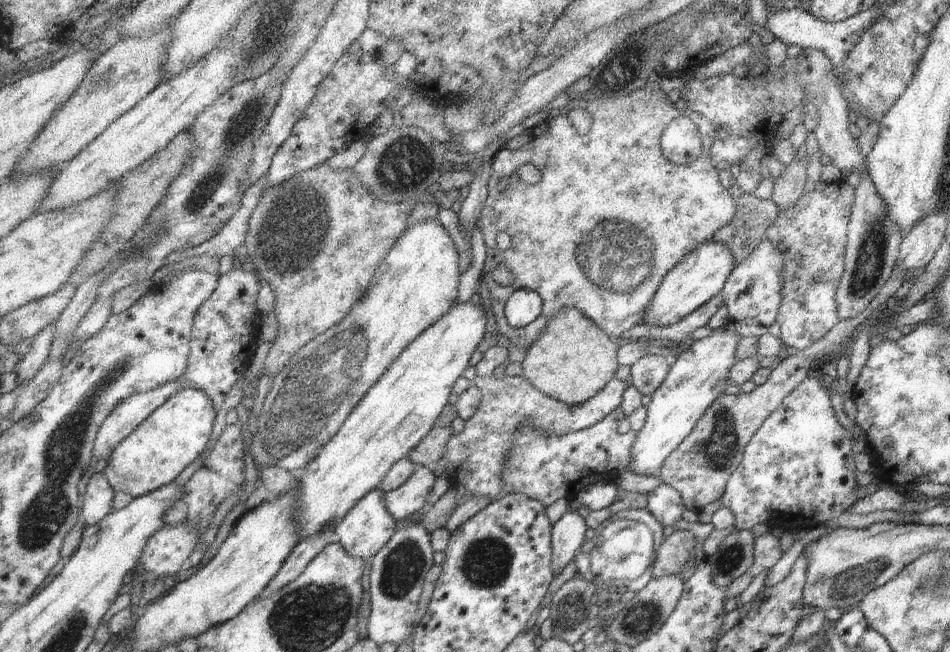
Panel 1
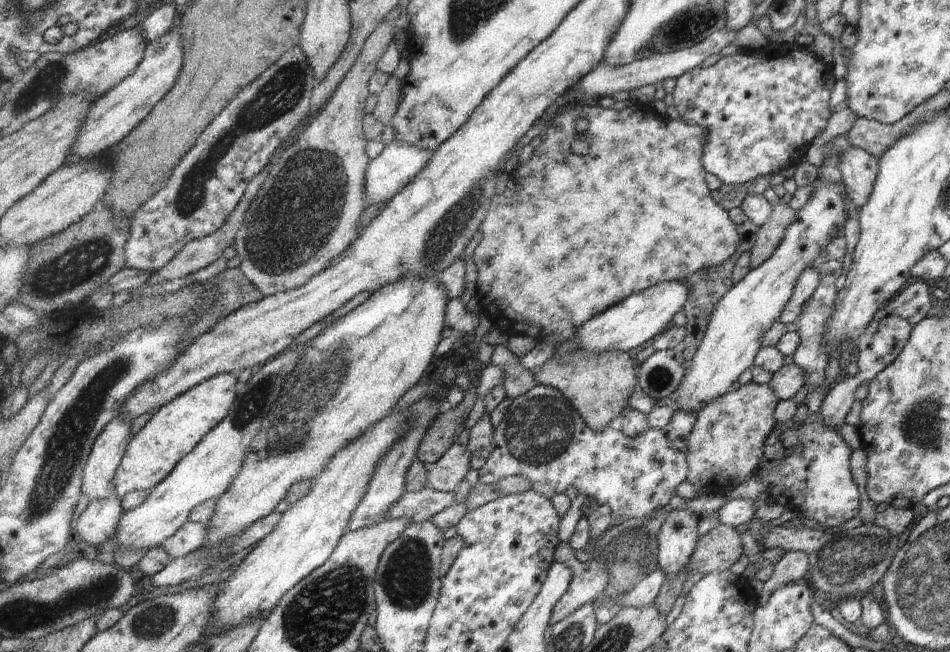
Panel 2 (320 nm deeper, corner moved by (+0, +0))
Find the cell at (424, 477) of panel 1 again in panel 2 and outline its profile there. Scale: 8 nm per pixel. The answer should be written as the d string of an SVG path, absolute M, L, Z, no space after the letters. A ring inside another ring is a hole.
M458 441L446 456L428 471L425 489L447 492L451 496L465 485L465 476L472 469L472 454L468 444Z

